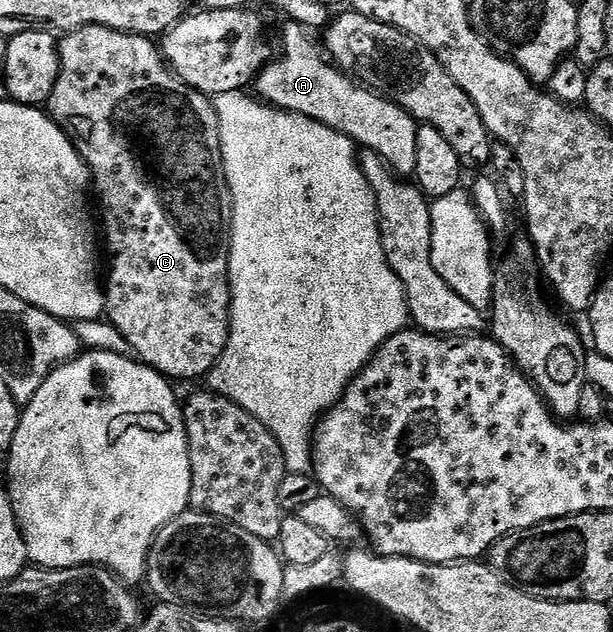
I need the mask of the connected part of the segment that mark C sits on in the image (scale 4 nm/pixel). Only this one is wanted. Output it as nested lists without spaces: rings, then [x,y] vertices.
[[[84,26],[64,35],[57,51],[61,67],[47,103],[47,113],[73,142],[73,147],[85,161],[95,183],[96,201],[97,198],[101,201],[99,222],[100,225],[101,222],[105,225],[105,246],[109,249],[110,260],[113,261],[109,283],[106,281],[103,286],[107,320],[117,329],[119,336],[140,361],[166,378],[204,379],[219,360],[229,339],[229,229],[233,223],[233,200],[229,196],[229,186],[225,183],[221,138],[217,135],[217,113],[213,111],[212,101],[190,88],[169,69],[161,56],[158,43],[149,36],[123,34],[102,26]]]

